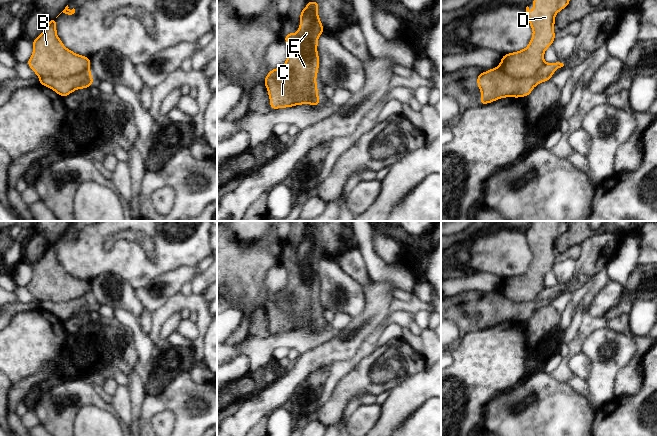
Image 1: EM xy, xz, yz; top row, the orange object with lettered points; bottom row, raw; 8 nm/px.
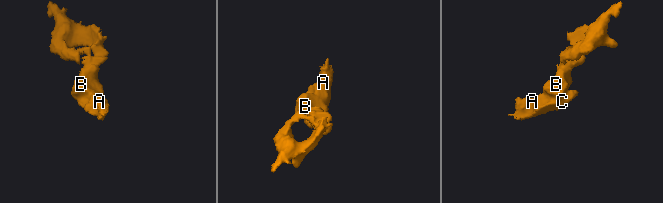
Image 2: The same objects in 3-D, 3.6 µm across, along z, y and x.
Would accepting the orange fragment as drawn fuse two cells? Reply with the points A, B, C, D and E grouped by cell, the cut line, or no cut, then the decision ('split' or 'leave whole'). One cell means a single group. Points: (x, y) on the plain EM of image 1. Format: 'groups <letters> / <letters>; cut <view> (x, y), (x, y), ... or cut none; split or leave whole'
groups A C E / B D; cut xy (89, 294), (83, 294), (62, 302), (39, 302); split

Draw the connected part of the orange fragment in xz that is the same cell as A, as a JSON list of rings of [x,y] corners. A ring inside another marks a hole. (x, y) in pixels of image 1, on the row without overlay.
[[[309,225],[301,234],[298,256],[287,257],[284,261],[288,271],[286,286],[269,295],[263,305],[272,334],[302,328],[319,329],[316,306],[319,293],[317,270],[318,261],[325,254],[318,240],[318,232],[318,226]],[[282,299],[288,299],[290,303],[280,310],[278,303]]]

